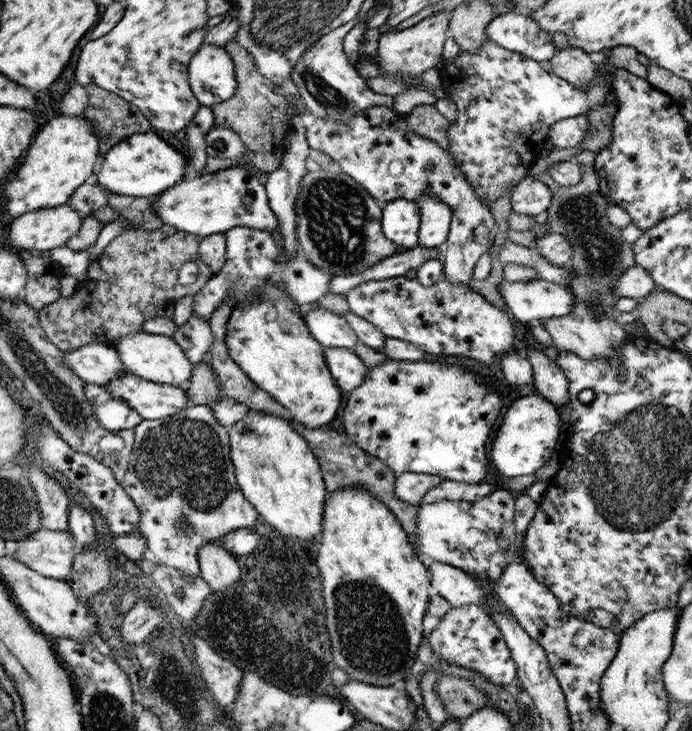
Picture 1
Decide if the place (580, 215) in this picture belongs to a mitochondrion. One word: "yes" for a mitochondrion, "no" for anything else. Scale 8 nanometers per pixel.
yes

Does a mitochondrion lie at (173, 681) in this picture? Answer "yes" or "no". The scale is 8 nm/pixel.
yes

